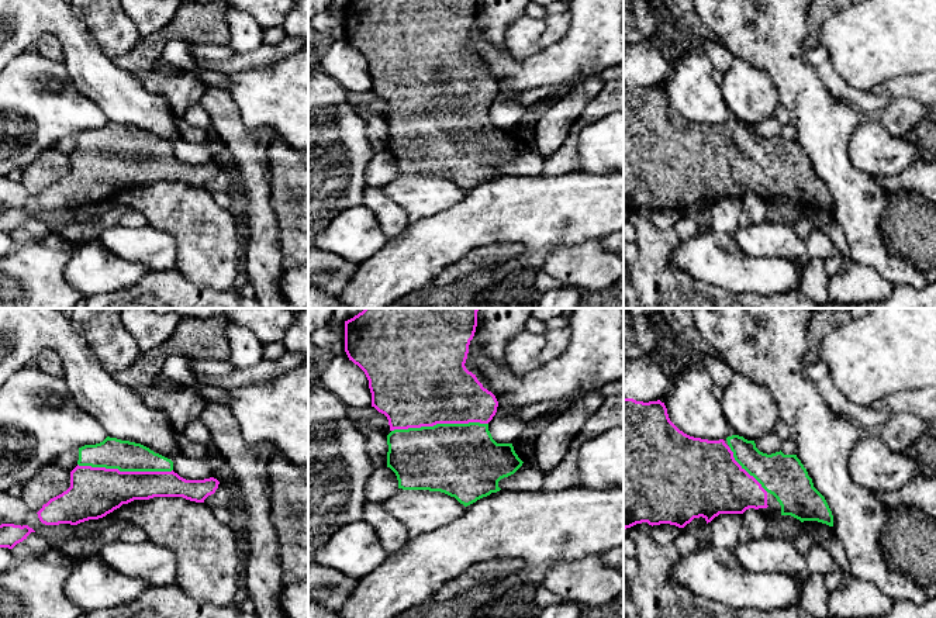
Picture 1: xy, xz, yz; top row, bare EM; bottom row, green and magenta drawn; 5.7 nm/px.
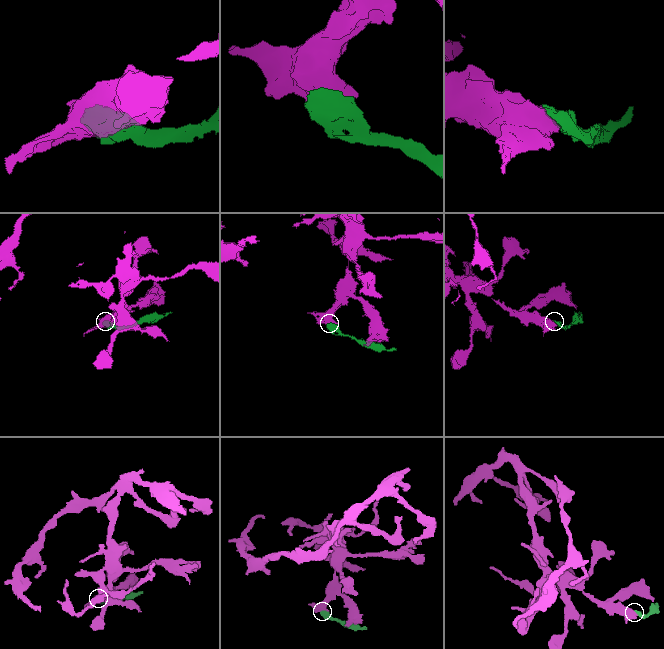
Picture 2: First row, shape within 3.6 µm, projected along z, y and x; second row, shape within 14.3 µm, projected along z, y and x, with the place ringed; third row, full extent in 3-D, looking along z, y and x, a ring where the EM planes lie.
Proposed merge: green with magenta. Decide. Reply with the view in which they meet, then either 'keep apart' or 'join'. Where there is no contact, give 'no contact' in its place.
xz | join

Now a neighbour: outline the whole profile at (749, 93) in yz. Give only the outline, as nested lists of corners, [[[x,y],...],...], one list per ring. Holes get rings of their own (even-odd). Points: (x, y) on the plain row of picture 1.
[[[733,58],[723,73],[721,89],[728,108],[747,125],[756,125],[774,115],[780,104],[769,75],[743,58]]]

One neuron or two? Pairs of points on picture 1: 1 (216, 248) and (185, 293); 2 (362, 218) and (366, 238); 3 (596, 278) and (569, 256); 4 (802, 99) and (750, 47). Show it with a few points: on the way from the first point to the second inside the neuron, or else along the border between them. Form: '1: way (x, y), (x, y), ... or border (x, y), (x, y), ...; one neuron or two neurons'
1: border (175, 269), (197, 285), (224, 292); two neurons
2: way (362, 223), (362, 234); one neuron
3: way (589, 270), (576, 263); one neuron
4: way (794, 85), (764, 55); one neuron

